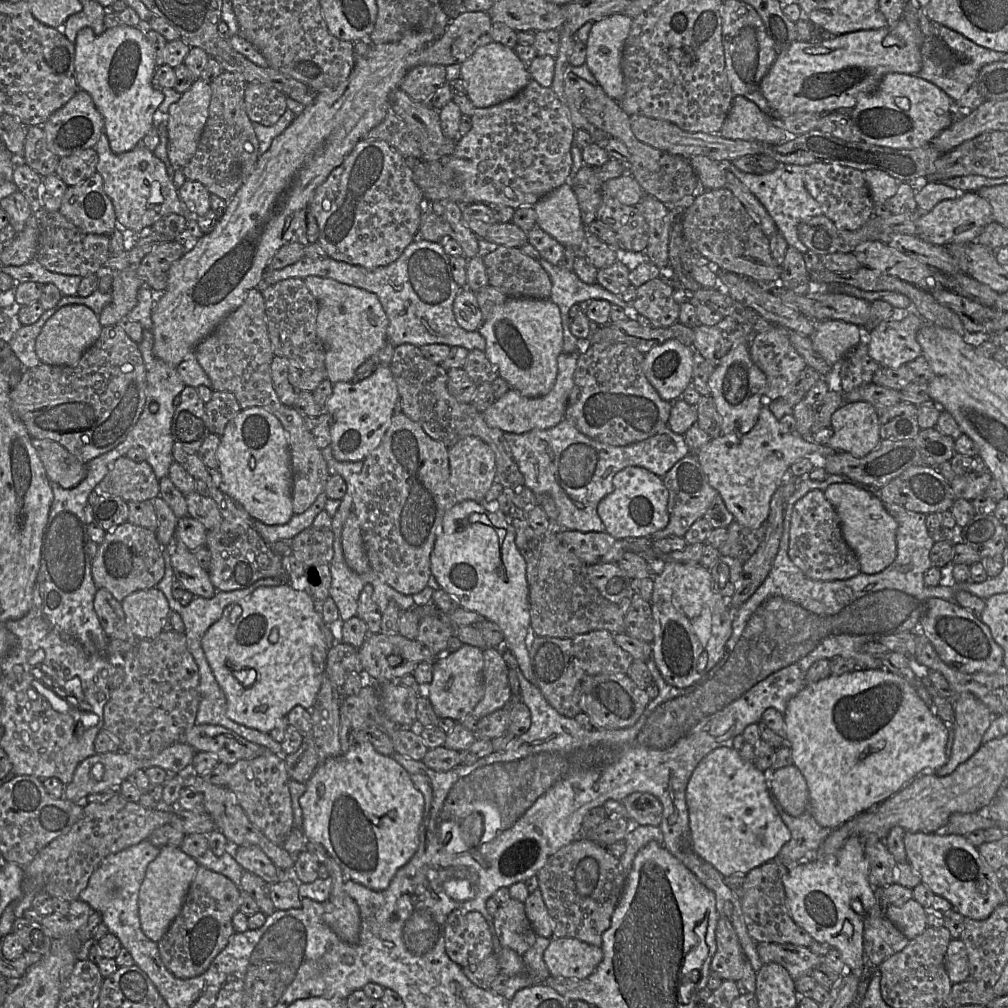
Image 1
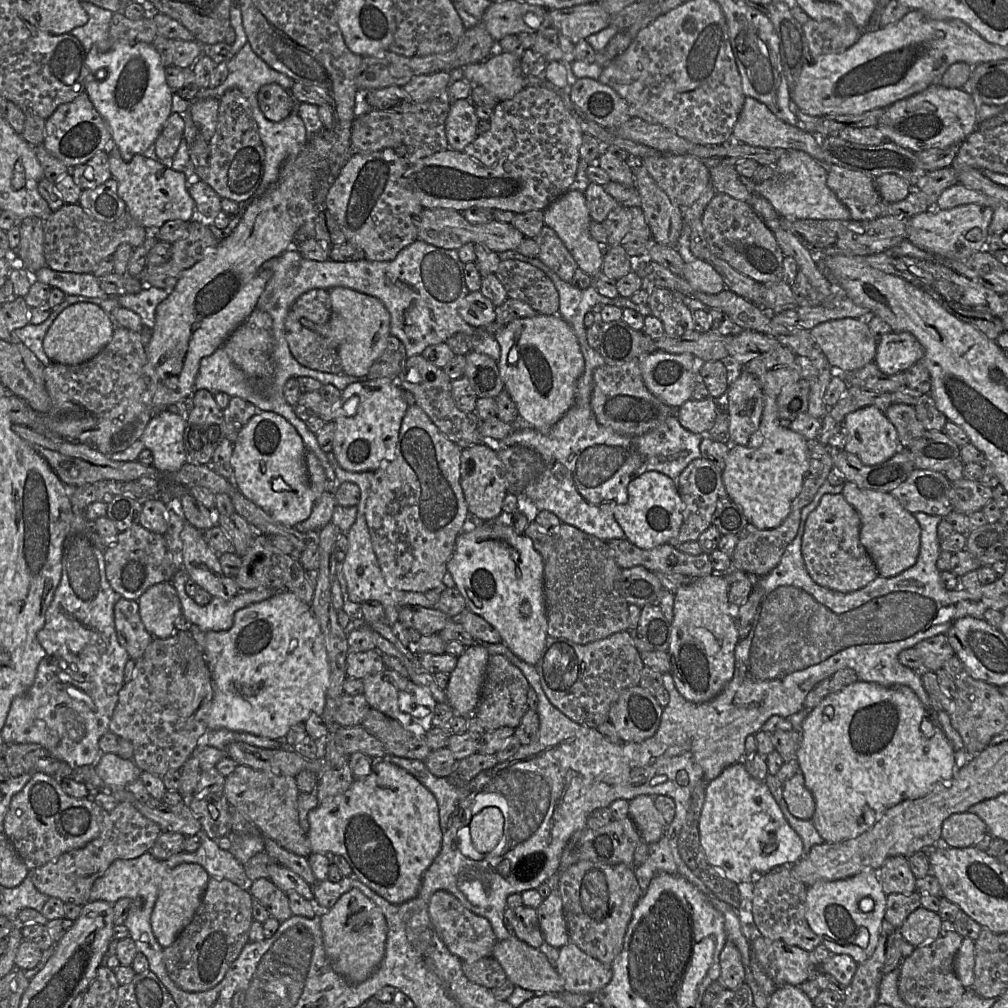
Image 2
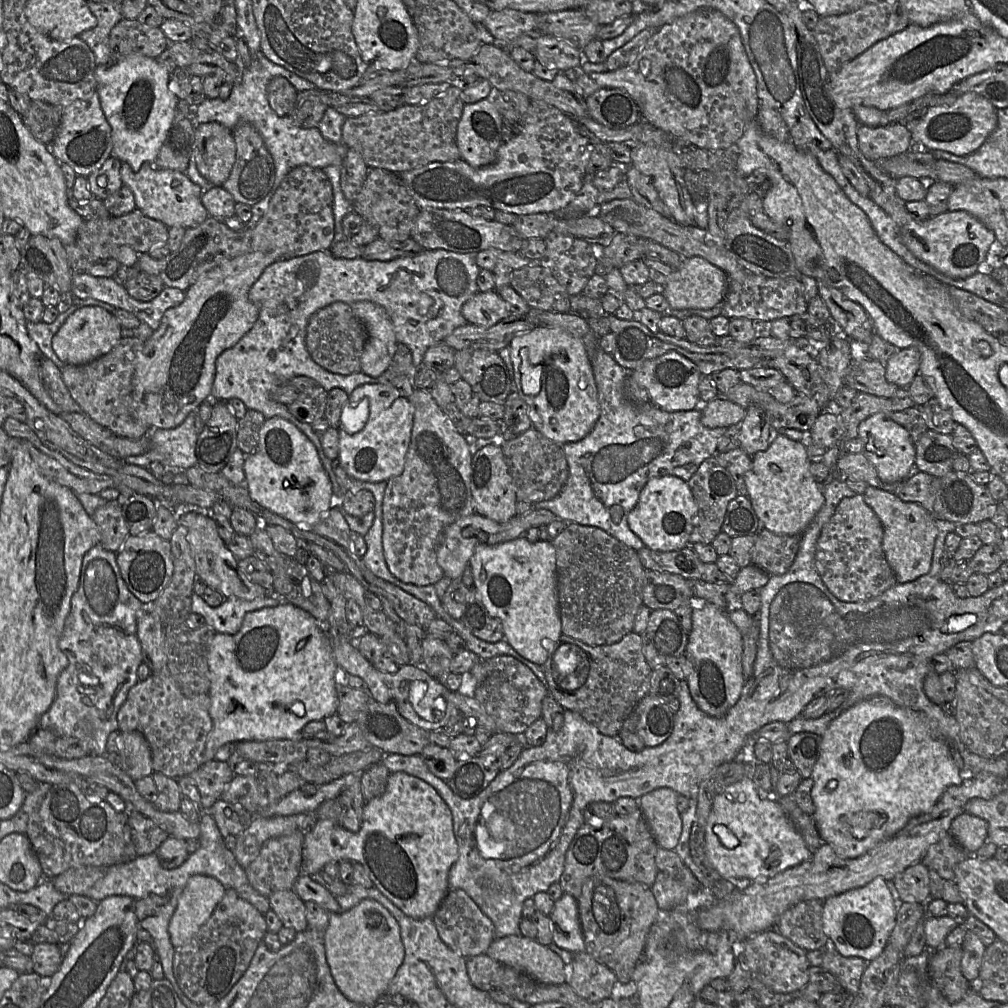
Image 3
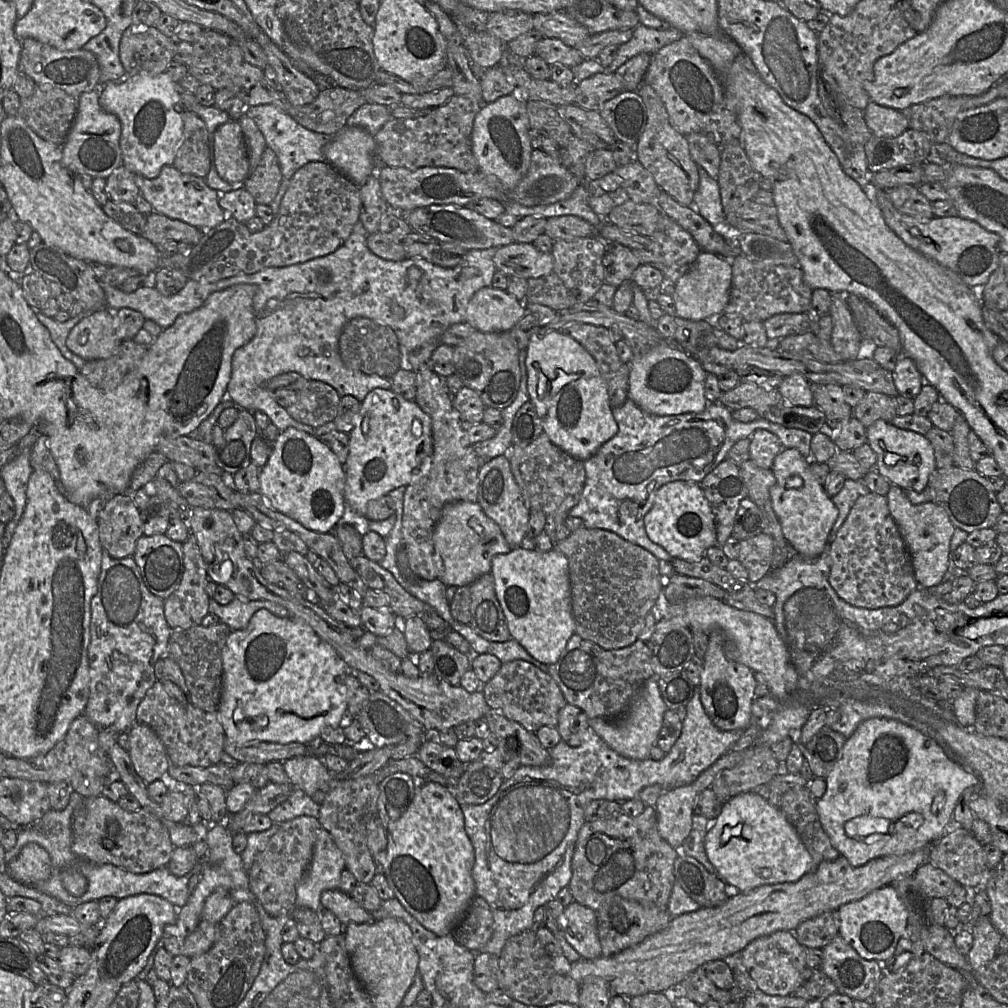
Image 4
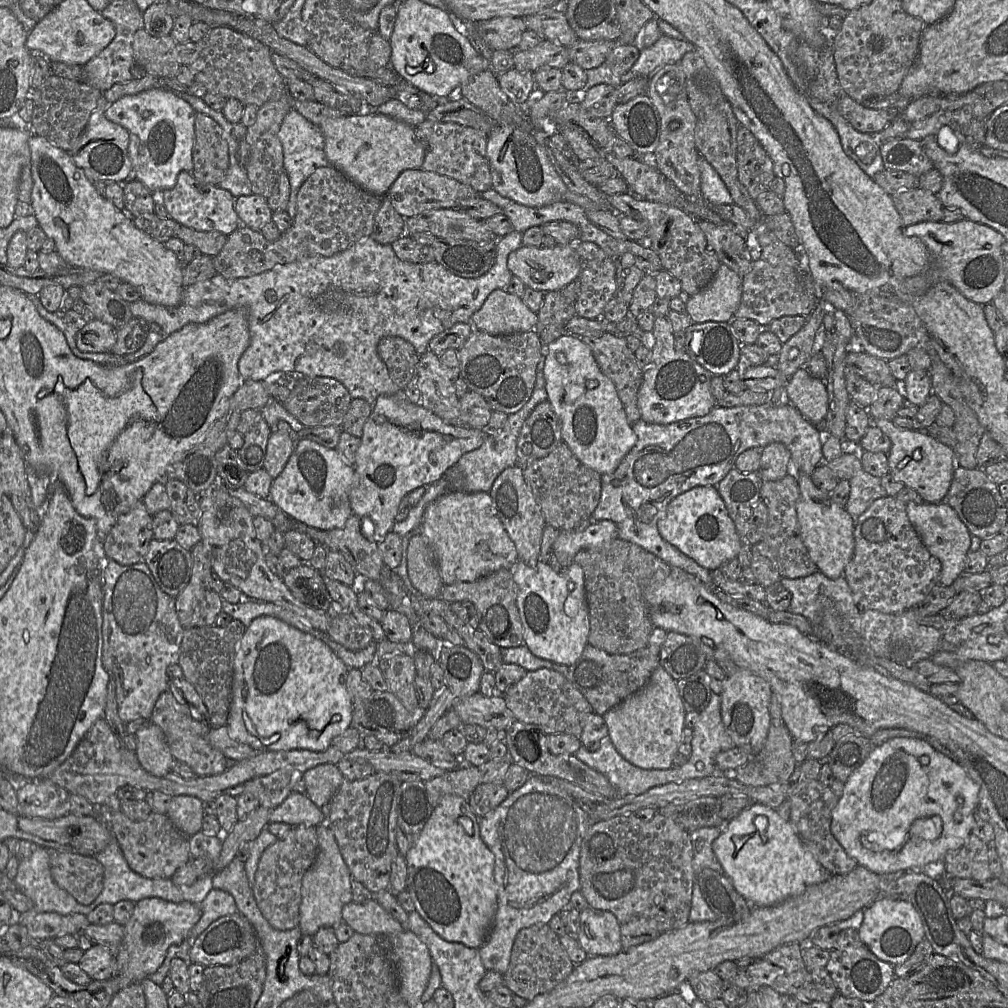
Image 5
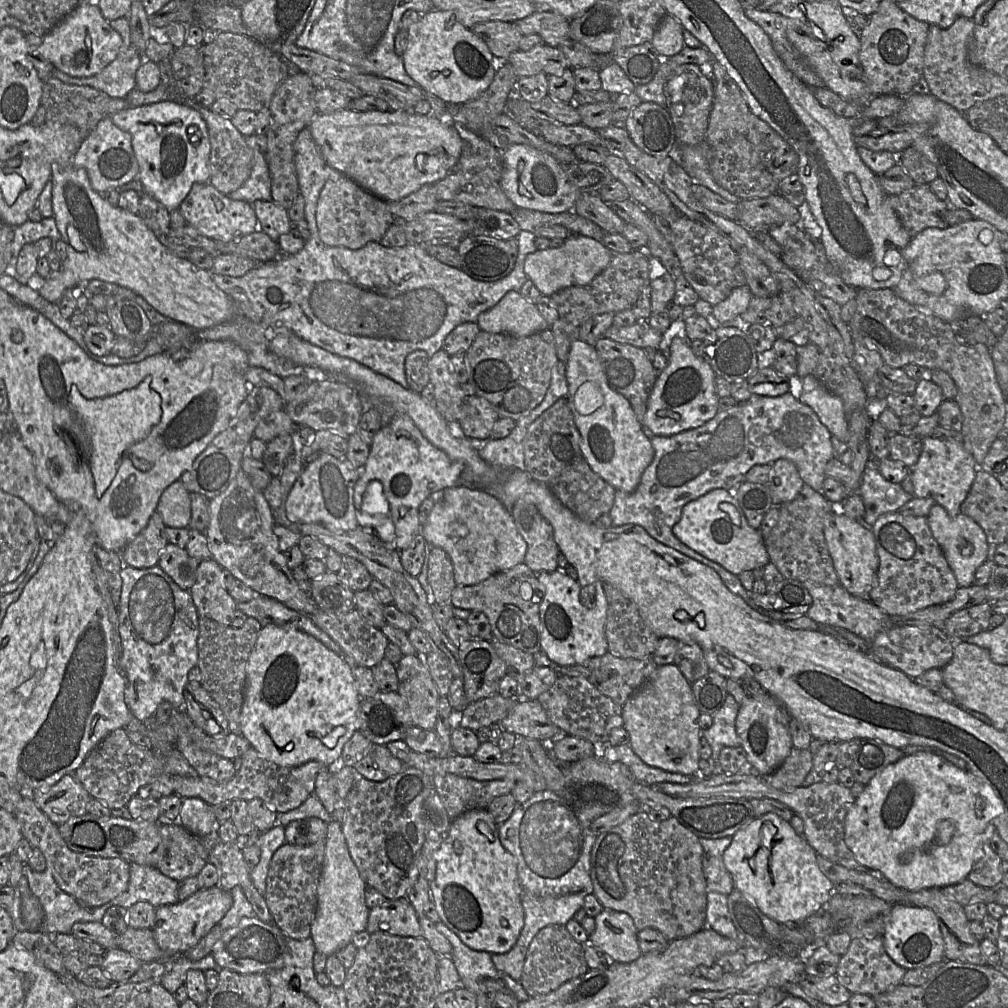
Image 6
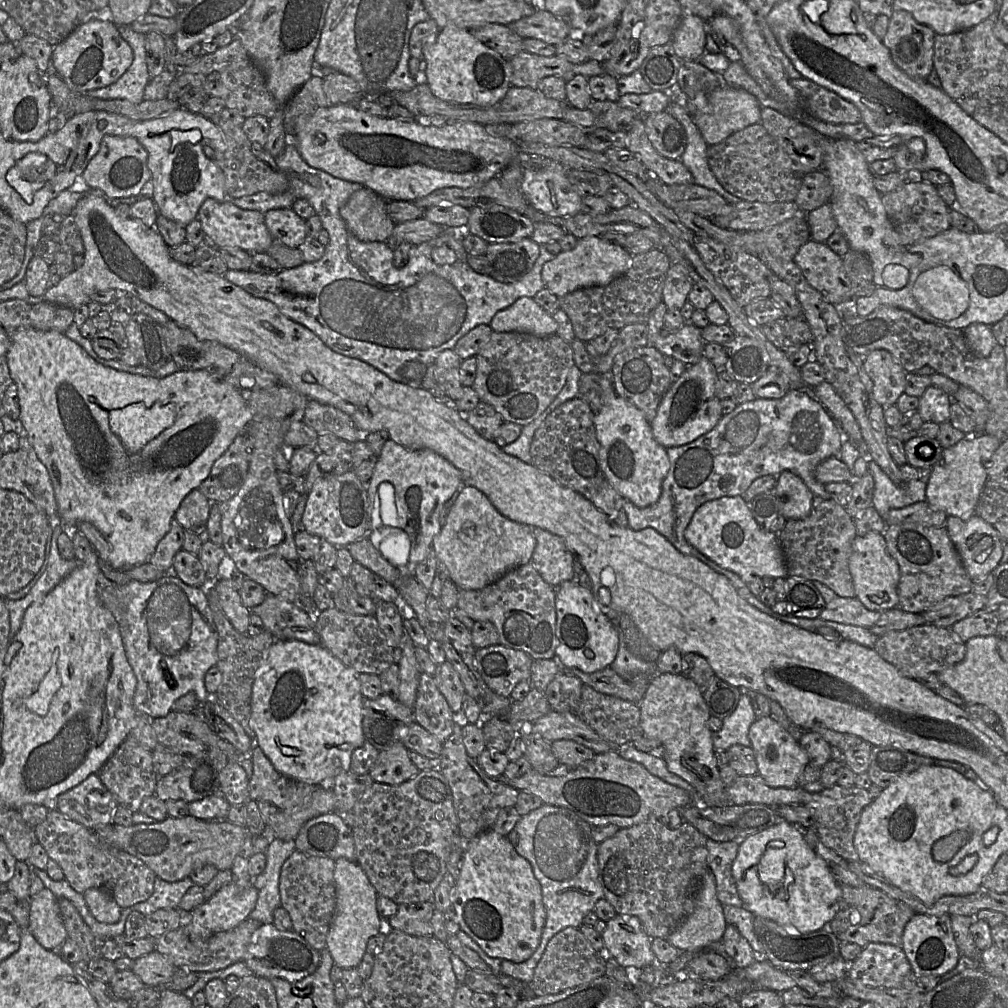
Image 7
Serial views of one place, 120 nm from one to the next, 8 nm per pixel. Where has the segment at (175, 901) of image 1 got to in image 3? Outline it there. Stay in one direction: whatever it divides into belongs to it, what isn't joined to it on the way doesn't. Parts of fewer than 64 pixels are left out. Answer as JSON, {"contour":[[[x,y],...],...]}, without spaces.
{"contour":[[[191,876],[178,898],[168,931],[175,948],[187,944],[208,920],[226,888],[214,877]]]}

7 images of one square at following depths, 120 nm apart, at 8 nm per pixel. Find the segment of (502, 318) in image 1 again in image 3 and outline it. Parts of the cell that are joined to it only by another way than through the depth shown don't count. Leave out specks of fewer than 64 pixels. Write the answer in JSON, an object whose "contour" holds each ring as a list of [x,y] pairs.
{"contour":[[[537,326],[509,344],[515,390],[529,407],[532,426],[562,445],[587,436],[600,417],[597,387],[583,341],[560,328]]]}

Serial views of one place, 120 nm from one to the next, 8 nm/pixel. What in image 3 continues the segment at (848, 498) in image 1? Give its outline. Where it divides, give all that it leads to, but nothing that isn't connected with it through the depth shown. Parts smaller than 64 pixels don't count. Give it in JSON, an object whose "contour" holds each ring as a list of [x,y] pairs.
{"contour":[[[868,486],[862,495],[883,525],[882,548],[897,582],[911,582],[927,574],[939,533],[935,517],[920,504],[902,501],[896,494],[879,488]]]}

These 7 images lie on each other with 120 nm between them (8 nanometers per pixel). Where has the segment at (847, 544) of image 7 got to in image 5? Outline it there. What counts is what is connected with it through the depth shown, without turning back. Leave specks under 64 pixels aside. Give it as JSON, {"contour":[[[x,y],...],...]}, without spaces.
{"contour":[[[792,475],[776,481],[763,481],[761,485],[761,500],[768,508],[768,525],[763,541],[773,552],[778,570],[784,578],[802,578],[818,571],[810,558],[802,540],[797,518],[797,503],[800,497],[798,482]]]}

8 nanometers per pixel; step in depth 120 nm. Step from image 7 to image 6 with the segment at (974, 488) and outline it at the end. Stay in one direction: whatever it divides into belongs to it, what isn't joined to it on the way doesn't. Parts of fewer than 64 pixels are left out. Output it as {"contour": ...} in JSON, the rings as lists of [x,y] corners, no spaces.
{"contour":[[[933,436],[922,438],[922,451],[916,464],[909,468],[913,482],[913,495],[918,498],[932,498],[949,515],[956,516],[966,499],[979,465],[967,451],[960,438],[941,440]]]}

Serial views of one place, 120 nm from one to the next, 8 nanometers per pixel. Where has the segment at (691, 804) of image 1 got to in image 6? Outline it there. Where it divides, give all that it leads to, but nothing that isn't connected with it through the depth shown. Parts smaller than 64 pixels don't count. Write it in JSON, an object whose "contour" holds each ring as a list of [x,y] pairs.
{"contour":[[[766,813],[732,836],[723,861],[732,876],[734,887],[751,899],[764,914],[781,924],[797,925],[825,909],[834,893],[834,886],[820,869],[816,856],[805,837],[798,835],[789,822],[777,814]]]}

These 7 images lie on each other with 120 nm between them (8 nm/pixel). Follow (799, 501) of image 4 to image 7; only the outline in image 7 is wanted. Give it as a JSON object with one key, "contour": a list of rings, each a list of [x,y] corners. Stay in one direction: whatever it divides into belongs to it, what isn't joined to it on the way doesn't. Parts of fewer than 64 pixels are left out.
{"contour":[[[868,532],[858,535],[852,544],[849,569],[853,578],[856,598],[867,609],[884,612],[898,607],[898,583],[900,569],[897,561],[889,554],[883,534]]]}

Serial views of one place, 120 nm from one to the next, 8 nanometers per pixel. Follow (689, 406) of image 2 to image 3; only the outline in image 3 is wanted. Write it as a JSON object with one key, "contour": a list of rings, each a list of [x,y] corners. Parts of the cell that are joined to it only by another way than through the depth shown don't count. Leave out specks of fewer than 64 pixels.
{"contour":[[[718,396],[708,403],[698,405],[701,409],[701,423],[707,428],[728,428],[740,423],[745,415],[746,409],[722,396]]]}

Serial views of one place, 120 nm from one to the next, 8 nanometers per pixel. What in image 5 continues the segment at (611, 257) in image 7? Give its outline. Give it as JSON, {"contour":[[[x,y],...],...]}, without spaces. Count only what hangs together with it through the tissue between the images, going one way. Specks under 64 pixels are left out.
{"contour":[[[574,244],[557,245],[551,248],[523,245],[508,255],[507,267],[526,287],[548,292],[561,290],[573,282],[581,271],[581,260]]]}

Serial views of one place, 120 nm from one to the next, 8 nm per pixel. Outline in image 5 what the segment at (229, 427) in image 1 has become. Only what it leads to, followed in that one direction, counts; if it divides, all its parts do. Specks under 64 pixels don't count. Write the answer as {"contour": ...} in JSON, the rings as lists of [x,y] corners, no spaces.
{"contour":[[[300,439],[295,442],[295,448],[283,471],[273,479],[269,499],[290,517],[320,530],[342,528],[352,515],[349,503],[349,490],[353,483],[353,466],[347,465],[336,449],[326,448],[312,440]]]}

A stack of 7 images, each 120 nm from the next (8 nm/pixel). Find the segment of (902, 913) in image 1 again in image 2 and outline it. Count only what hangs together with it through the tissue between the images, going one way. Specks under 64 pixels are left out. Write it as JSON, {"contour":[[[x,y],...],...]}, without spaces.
{"contour":[[[919,907],[914,910],[898,929],[899,934],[915,948],[941,936],[942,918],[938,913]]]}

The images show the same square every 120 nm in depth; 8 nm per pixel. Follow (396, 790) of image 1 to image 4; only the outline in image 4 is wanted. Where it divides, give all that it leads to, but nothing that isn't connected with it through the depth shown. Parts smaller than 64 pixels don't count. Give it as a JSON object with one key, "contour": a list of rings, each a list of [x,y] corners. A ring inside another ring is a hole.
{"contour":[[[419,781],[414,800],[398,820],[390,823],[388,844],[381,852],[381,872],[403,907],[426,929],[438,936],[450,935],[465,915],[476,896],[472,869],[475,861],[473,845],[465,831],[461,805],[447,787],[429,781]],[[320,828],[311,863],[297,886],[296,906],[306,907],[317,913],[323,910],[320,900],[322,892],[338,889],[344,869],[346,867],[342,852],[331,835]]]}

